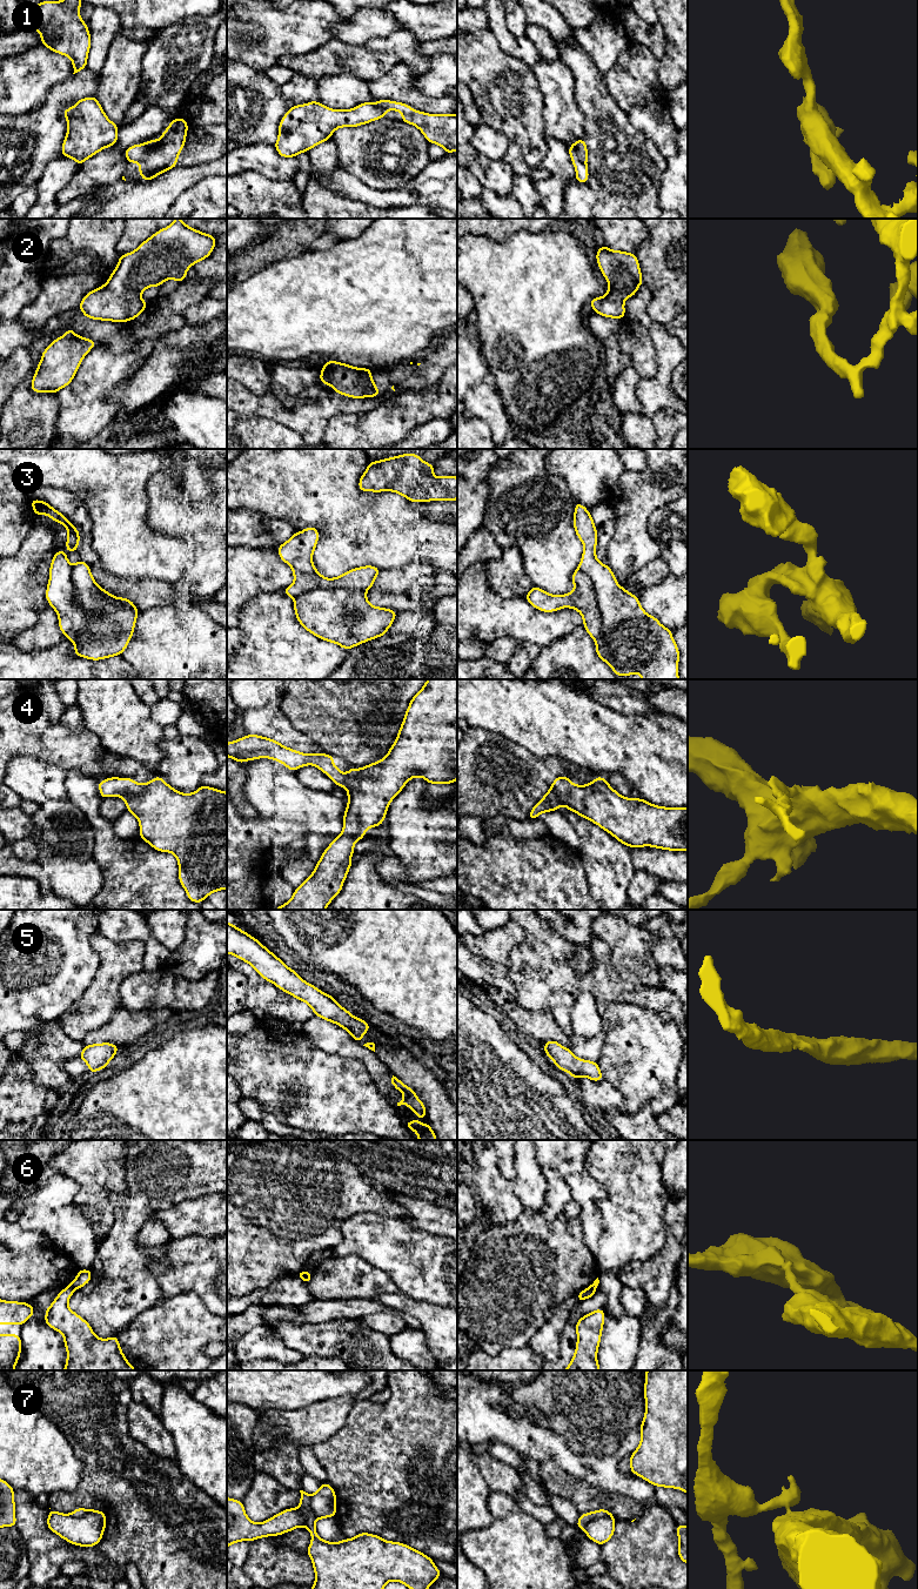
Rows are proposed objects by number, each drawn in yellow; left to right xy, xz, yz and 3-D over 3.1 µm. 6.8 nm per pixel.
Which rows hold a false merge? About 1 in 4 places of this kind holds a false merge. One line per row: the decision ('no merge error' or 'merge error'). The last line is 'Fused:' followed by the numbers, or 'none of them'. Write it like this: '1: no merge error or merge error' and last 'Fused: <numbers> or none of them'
1: no merge error
2: no merge error
3: merge error
4: no merge error
5: no merge error
6: merge error
7: merge error
Fused: 3, 6, 7

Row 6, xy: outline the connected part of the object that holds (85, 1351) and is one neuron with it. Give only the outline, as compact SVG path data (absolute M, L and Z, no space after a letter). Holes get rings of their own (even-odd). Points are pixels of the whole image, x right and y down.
M62 1289L46 1309L45 1323L63 1336L67 1350L62 1370L136 1370L125 1357L118 1336L99 1339L91 1325L68 1308L74 1289Z

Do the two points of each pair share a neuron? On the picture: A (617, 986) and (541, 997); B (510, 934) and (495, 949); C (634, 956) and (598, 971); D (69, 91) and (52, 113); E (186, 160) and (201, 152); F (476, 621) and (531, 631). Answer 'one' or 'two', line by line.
A: one
B: one
C: two
D: one
E: one
F: one

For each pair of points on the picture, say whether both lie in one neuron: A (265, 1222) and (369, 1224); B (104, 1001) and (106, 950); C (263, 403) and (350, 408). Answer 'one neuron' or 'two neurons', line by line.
A: two neurons
B: one neuron
C: one neuron

